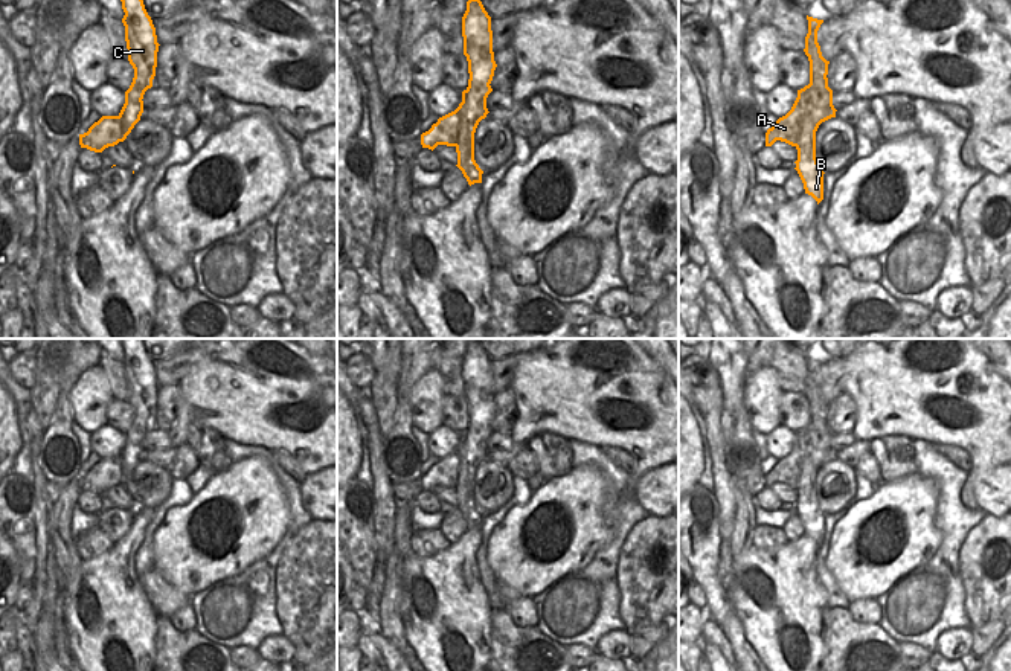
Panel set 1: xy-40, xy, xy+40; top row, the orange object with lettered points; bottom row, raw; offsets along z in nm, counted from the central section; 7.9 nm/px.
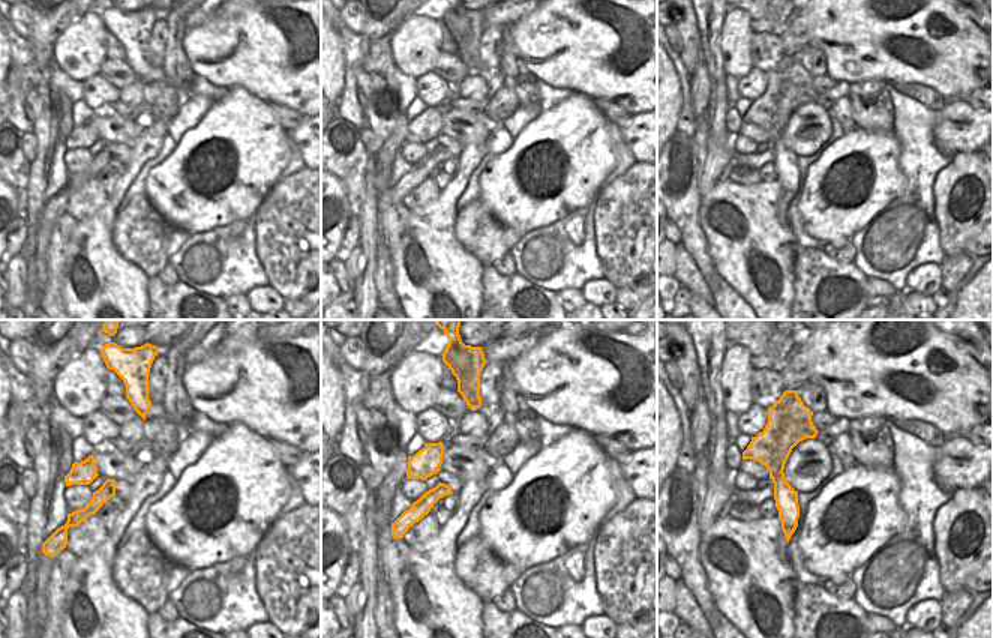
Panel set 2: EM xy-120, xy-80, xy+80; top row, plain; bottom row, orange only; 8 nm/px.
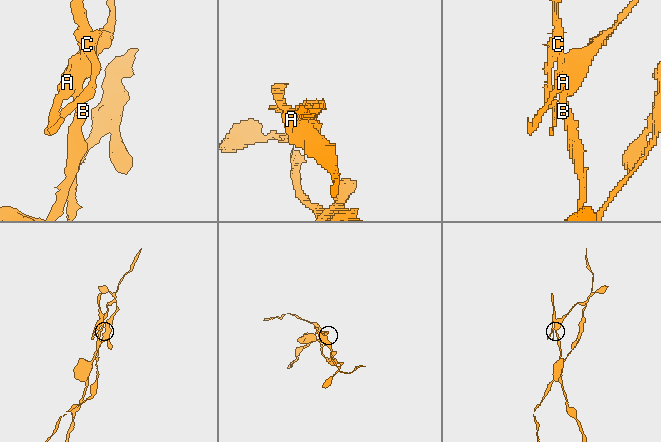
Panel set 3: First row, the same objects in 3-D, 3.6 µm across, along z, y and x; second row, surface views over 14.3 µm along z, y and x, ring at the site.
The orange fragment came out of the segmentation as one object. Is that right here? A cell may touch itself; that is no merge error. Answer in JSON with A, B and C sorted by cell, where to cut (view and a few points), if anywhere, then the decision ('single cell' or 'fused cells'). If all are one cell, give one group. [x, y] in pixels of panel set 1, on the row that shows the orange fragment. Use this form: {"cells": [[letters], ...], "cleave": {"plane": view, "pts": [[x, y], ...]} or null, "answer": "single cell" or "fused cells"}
{"cells": [["A"], ["B", "C"]], "cleave": {"plane": "xy+40", "pts": [[810, 110], [804, 119], [802, 136], [796, 147]]}, "answer": "fused cells"}

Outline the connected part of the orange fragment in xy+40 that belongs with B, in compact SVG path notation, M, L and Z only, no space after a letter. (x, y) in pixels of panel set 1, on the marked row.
M811 111L804 119L802 137L799 140L796 171L804 183L805 194L811 195L817 204L823 200L823 171L816 159L816 131L822 122L817 122Z

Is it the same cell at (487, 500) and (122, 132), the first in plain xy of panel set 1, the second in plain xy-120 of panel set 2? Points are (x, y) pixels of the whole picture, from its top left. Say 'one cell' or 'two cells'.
one cell

